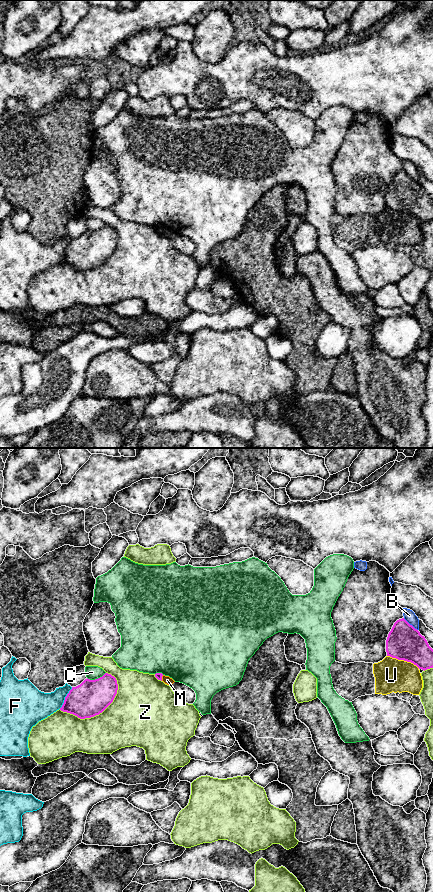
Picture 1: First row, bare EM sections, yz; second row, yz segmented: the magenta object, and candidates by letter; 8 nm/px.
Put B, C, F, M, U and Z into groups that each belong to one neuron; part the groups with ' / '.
B / C / F / M U / Z

